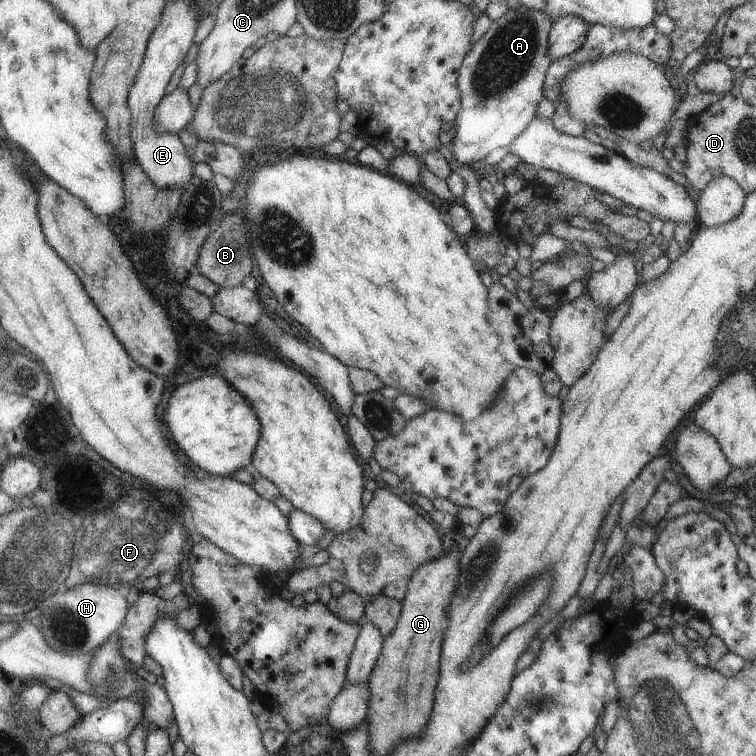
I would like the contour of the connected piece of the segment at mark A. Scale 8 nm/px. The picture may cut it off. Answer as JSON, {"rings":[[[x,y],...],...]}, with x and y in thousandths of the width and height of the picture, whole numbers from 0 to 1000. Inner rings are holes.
{"rings":[[[688,5],[683,11],[672,11],[668,19],[649,28],[643,42],[623,60],[623,66],[618,69],[606,93],[604,115],[610,123],[610,146],[598,167],[598,184],[593,193],[597,206],[607,217],[620,220],[623,214],[644,206],[649,198],[672,193],[700,167],[709,140],[718,130],[717,114],[731,82],[726,71],[726,42],[730,34],[731,26],[722,17]]]}

